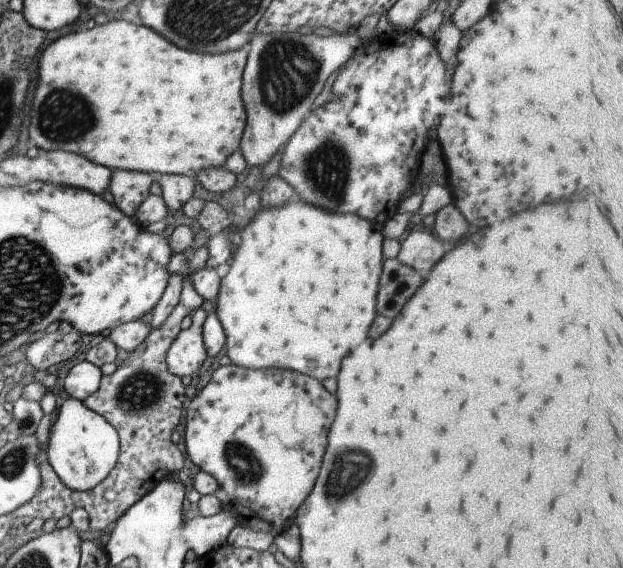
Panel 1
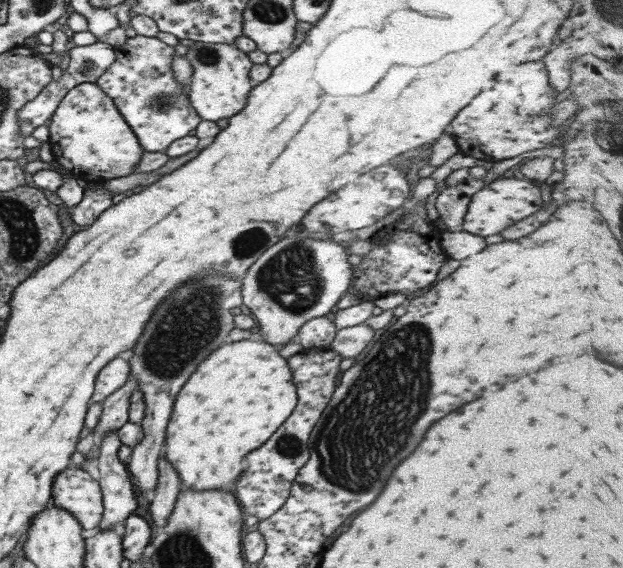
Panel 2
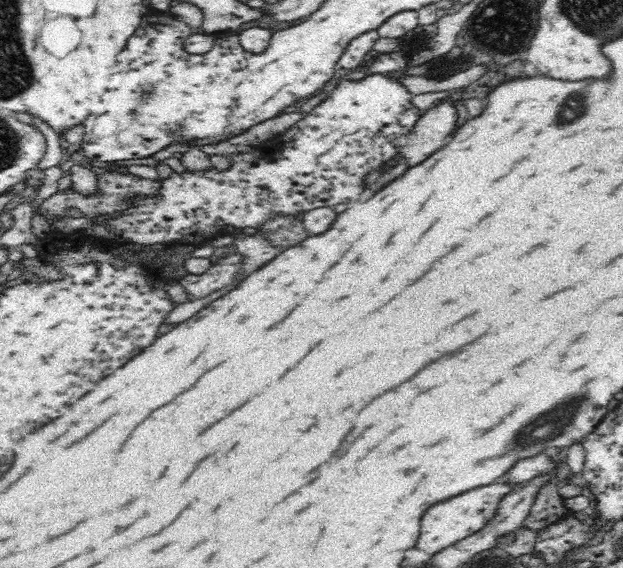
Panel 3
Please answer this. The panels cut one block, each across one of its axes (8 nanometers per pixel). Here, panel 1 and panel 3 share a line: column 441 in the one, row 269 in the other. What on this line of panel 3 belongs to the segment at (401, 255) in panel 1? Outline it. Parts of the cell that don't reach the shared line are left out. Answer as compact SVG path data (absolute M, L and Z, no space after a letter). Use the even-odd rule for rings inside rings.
M259 231L253 235L236 232L233 233L233 243L238 253L244 255L244 264L242 264L242 272L248 274L252 270L256 270L258 266L262 266L262 262L274 258L284 248L280 245L274 245L272 241L264 237Z

